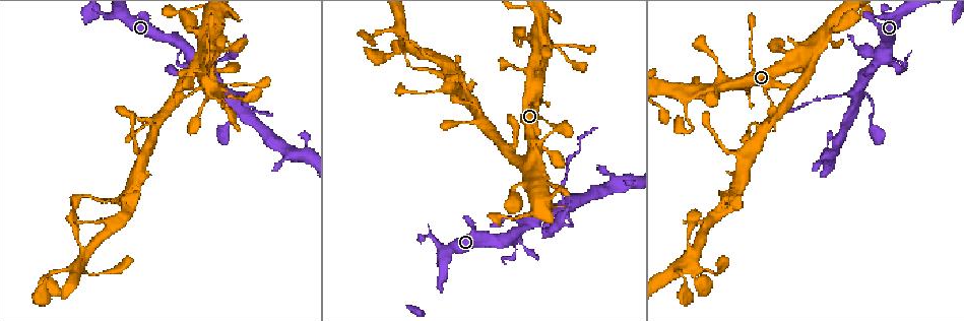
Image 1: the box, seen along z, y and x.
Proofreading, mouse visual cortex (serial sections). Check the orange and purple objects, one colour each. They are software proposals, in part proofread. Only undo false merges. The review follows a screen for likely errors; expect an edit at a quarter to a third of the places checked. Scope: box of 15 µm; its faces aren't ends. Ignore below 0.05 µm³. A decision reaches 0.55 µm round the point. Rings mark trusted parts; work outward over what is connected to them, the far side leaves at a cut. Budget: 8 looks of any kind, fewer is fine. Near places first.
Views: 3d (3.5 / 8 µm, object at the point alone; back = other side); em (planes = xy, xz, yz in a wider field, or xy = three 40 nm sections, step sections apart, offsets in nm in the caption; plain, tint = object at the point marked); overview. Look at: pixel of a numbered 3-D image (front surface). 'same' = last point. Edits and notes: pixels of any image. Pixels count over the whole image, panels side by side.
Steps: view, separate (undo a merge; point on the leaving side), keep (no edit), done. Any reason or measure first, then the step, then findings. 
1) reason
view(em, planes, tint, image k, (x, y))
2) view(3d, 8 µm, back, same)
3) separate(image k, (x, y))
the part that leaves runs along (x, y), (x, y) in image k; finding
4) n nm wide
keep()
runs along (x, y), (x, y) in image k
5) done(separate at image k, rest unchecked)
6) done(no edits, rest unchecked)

abrupt turn
view(3d, 3.5 µm, image 1, (199, 121))

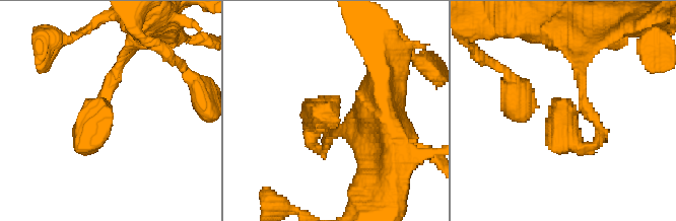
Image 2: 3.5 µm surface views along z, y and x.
need the tissue
view(em, xy, step 2, tint, image 2, (577, 111))

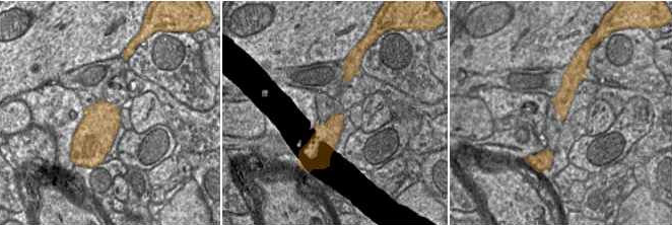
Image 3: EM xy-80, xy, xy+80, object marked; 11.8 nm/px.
keep()
one cell here

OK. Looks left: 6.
four-way junction
view(3d, 3.5 µm, image 1, (556, 213))

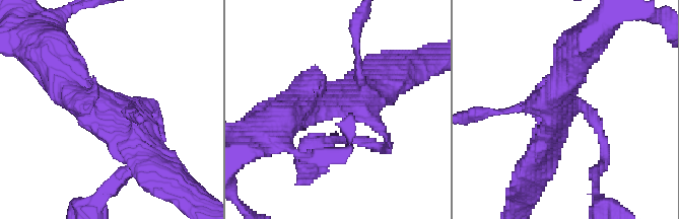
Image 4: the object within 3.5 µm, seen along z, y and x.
4 arms; arms of 150, 200, 400, 450 nm
view(em, xy, step 2, tint, image 4, (347, 102))

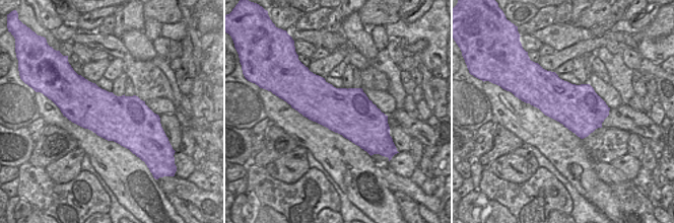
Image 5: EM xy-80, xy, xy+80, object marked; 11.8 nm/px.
separate(image 4, (356, 43))
two cells meet here

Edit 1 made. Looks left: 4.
redraw
view(overview)

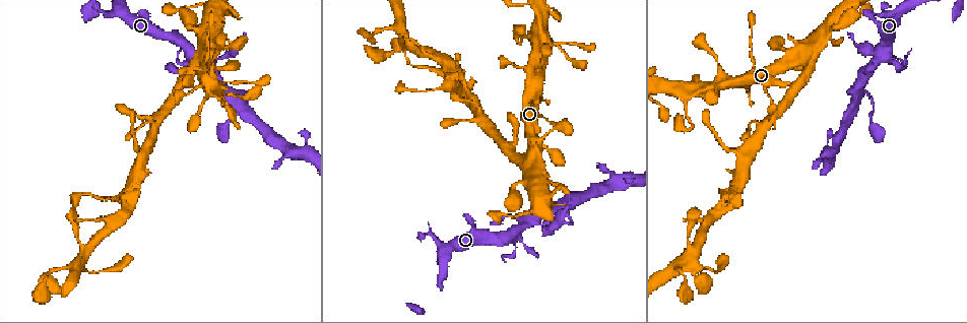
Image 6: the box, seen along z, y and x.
calibre changes
view(3d, 3.5 µm, image 6, (109, 14))

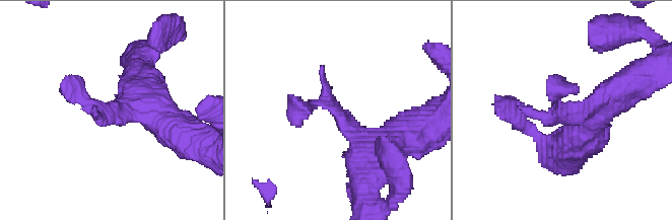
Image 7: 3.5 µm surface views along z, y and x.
view(em, planes, tint, image 7, (338, 114))

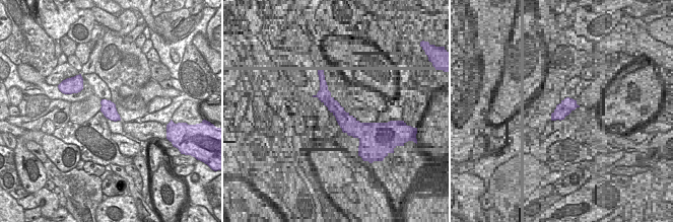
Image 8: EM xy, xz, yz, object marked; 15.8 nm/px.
240 nm wide
keep()
runs along (386, 144), (377, 152), (324, 102), (292, 100) in image 7; continuous, no second cell

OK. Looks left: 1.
done(separate at image 4, rest unchecked)

